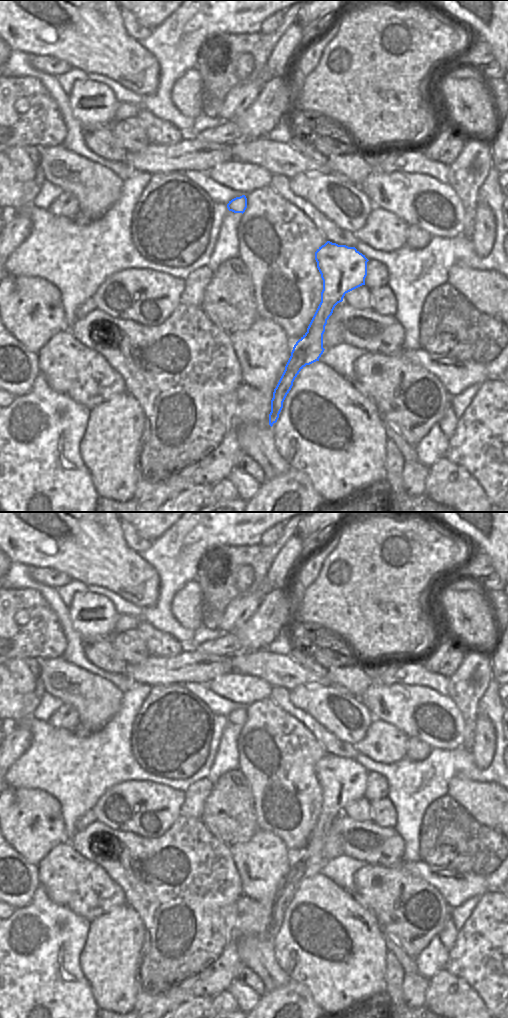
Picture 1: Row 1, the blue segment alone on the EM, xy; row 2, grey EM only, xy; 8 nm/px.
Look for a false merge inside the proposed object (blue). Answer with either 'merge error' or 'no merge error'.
no merge error

